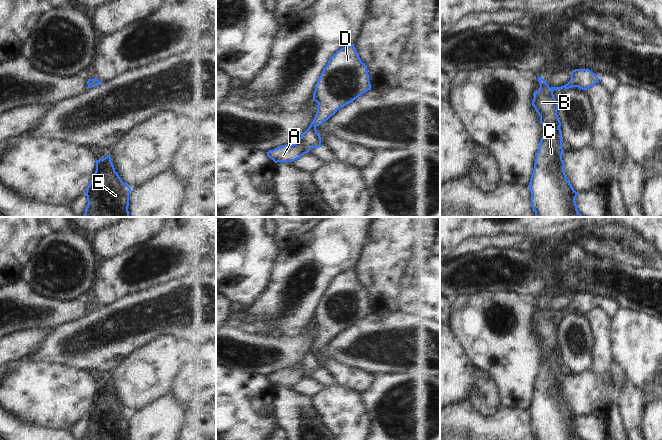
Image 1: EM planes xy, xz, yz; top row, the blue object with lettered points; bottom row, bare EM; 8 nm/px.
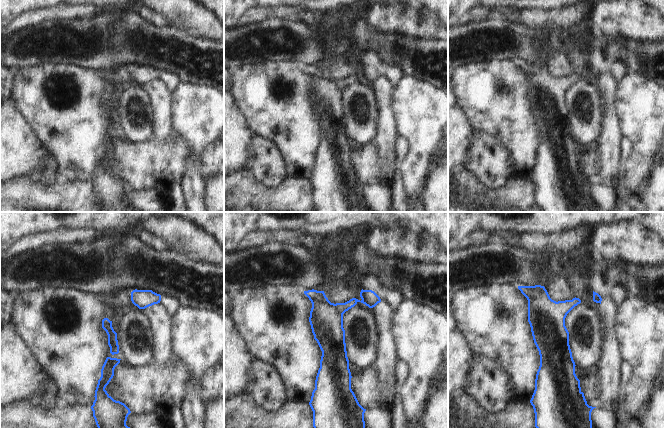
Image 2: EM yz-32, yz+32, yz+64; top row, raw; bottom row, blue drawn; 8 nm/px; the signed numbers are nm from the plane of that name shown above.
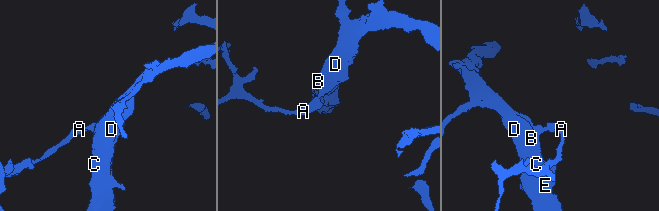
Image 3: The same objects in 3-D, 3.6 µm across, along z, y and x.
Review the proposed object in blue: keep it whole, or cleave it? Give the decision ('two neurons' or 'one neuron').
one neuron

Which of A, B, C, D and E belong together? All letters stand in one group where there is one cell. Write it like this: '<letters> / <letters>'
A B C D E

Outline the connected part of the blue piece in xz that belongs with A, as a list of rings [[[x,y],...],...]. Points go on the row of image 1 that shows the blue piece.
[[[354,44],[339,49],[328,61],[323,69],[313,93],[313,101],[317,102],[316,115],[308,129],[292,145],[283,145],[273,150],[269,150],[267,156],[275,163],[293,162],[304,154],[308,153],[311,148],[317,148],[321,145],[321,137],[316,127],[322,125],[339,109],[353,102],[359,96],[371,90],[369,74],[365,63],[361,61]]]

